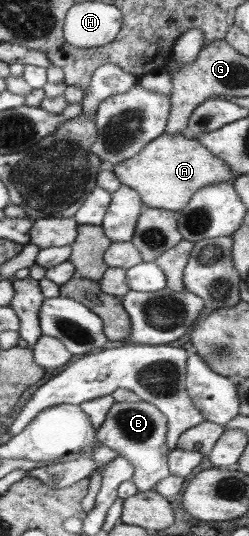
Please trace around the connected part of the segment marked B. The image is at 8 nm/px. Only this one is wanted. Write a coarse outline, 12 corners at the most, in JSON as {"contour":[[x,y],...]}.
{"contour":[[116,402],[97,442],[134,466],[139,491],[170,475],[167,417]]}

